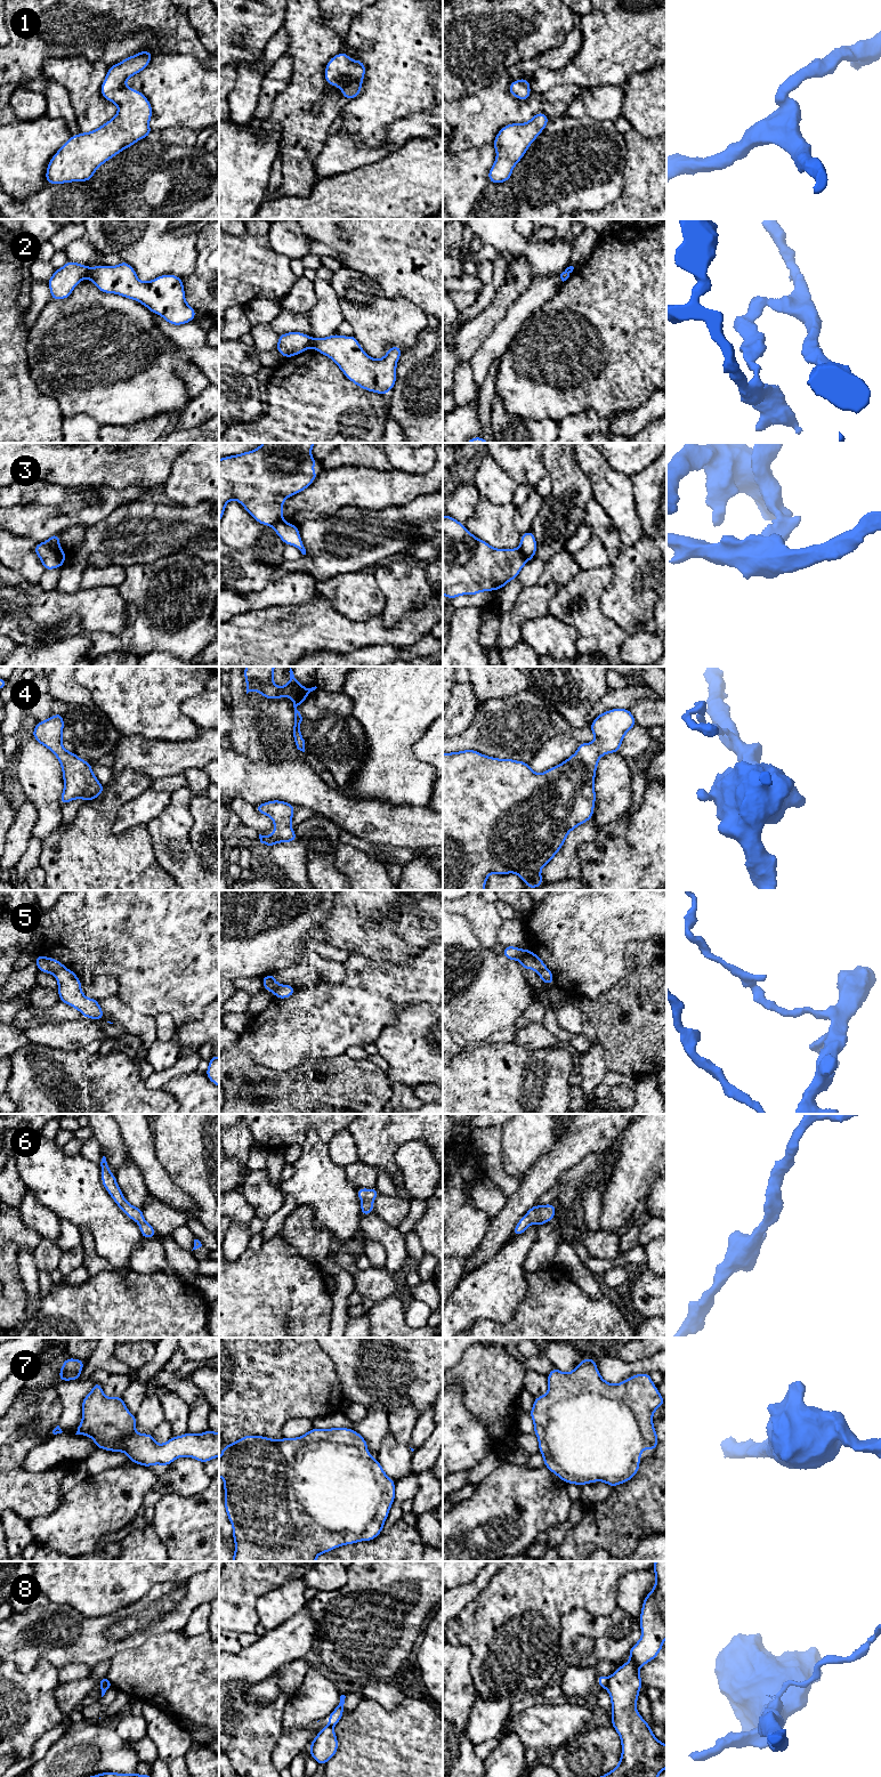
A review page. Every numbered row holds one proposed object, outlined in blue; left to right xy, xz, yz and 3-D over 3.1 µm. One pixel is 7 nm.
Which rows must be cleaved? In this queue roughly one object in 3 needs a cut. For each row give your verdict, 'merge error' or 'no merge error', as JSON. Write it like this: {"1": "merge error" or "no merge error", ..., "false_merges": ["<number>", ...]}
{"1": "no merge error", "2": "merge error", "3": "merge error", "4": "no merge error", "5": "merge error", "6": "no merge error", "7": "no merge error", "8": "merge error", "false_merges": ["2", "3", "5", "8"]}

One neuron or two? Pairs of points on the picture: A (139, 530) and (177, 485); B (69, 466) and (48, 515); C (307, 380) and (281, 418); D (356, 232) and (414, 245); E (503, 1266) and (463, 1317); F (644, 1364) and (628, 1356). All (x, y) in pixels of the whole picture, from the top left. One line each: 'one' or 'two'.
A: two
B: two
C: one
D: one
E: one
F: two

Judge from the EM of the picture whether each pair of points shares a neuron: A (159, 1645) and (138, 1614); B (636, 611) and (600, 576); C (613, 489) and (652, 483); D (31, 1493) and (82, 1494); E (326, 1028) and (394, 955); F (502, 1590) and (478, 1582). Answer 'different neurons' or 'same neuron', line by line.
A: different neurons
B: different neurons
C: different neurons
D: different neurons
E: different neurons
F: different neurons

